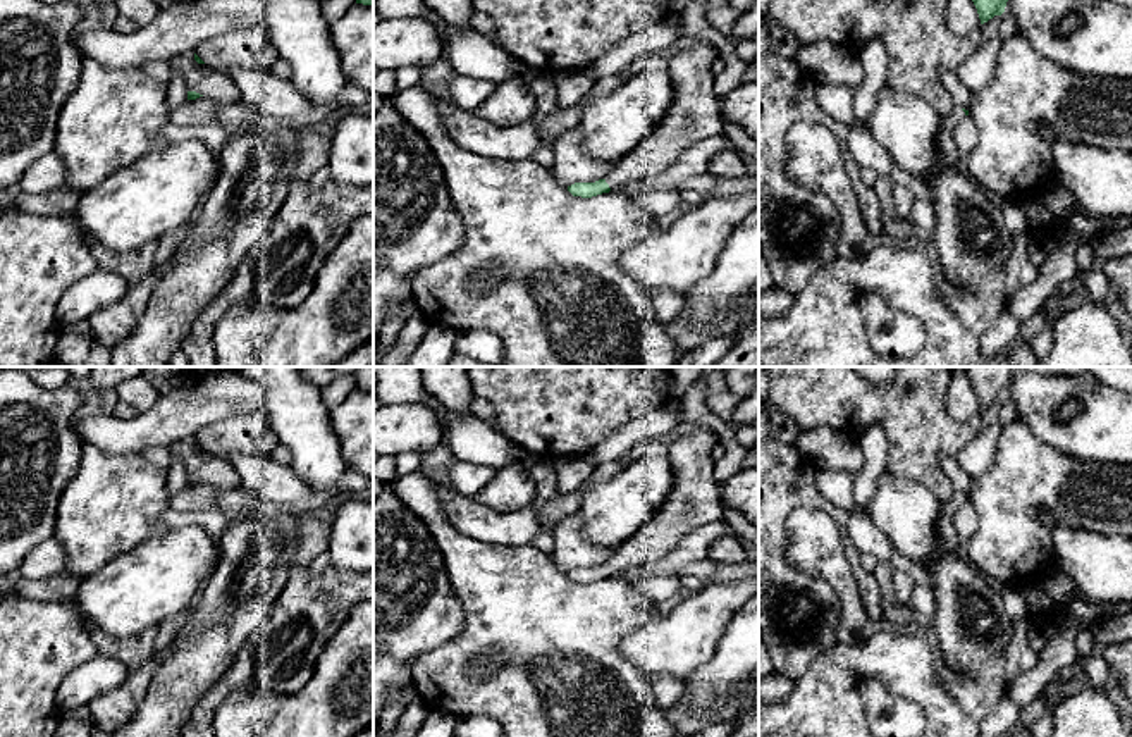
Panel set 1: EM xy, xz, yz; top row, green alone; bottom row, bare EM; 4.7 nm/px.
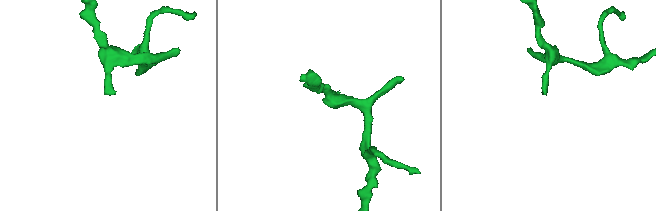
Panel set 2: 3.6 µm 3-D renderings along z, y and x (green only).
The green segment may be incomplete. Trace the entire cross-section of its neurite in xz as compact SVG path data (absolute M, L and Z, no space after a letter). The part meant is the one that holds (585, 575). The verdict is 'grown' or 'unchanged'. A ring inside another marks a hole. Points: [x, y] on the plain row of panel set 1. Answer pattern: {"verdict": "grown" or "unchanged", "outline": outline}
{"verdict": "grown", "outline": "M695 429L664 448L674 472L674 487L662 506L611 558L595 568L568 572L573 582L592 584L618 572L647 567L668 554L692 530L723 520L724 503L714 475L717 436Z"}

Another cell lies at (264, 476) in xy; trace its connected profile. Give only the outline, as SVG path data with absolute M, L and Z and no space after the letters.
M272 455L224 456L239 474L243 486L265 501L296 503L310 496L310 484L291 465L277 461Z

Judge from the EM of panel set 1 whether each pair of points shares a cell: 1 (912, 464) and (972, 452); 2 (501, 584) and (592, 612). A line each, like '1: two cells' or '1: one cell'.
1: two cells
2: one cell

